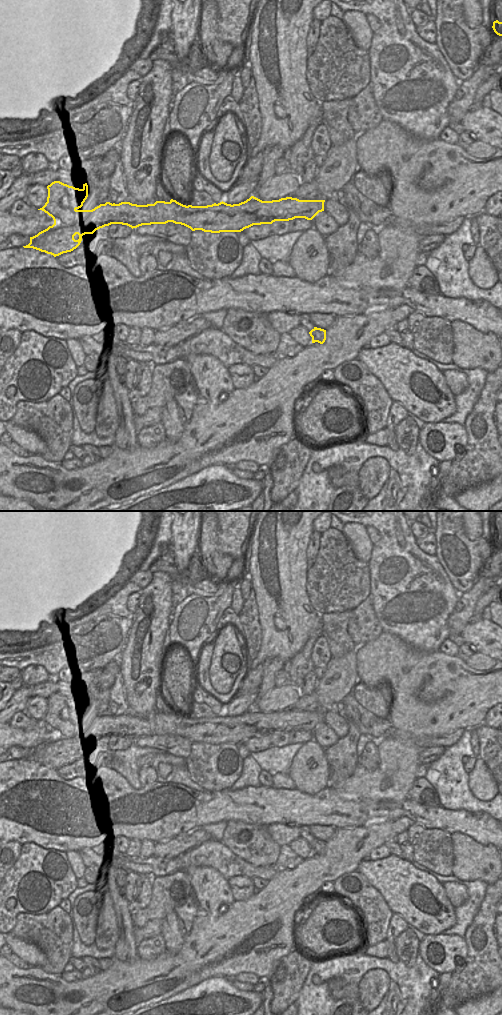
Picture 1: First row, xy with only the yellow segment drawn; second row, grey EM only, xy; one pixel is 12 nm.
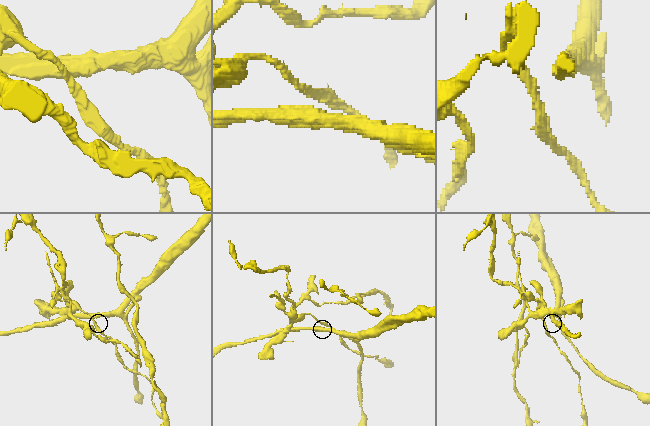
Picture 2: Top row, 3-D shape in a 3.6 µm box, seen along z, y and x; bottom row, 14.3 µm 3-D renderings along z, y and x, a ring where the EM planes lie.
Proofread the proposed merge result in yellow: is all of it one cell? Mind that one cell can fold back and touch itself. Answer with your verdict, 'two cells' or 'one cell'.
two cells

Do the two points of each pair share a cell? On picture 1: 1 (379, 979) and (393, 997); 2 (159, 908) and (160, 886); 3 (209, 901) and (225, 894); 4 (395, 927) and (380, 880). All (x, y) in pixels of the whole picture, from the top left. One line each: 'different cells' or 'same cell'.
1: different cells
2: same cell
3: same cell
4: different cells

